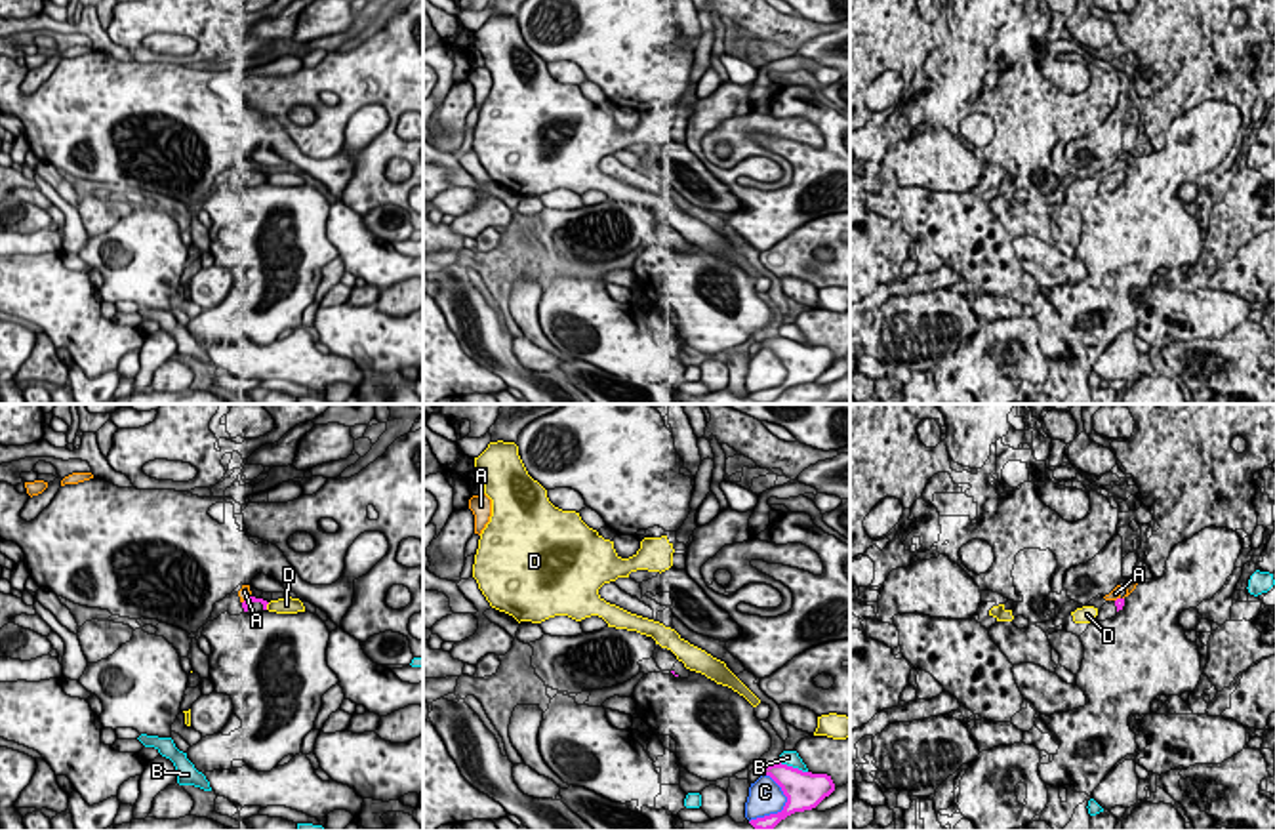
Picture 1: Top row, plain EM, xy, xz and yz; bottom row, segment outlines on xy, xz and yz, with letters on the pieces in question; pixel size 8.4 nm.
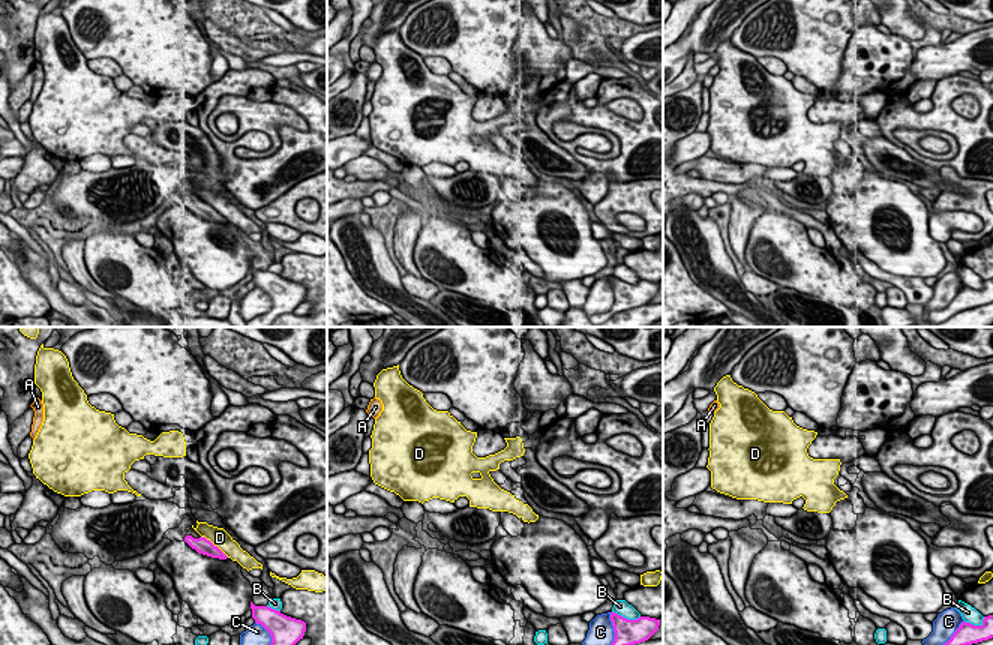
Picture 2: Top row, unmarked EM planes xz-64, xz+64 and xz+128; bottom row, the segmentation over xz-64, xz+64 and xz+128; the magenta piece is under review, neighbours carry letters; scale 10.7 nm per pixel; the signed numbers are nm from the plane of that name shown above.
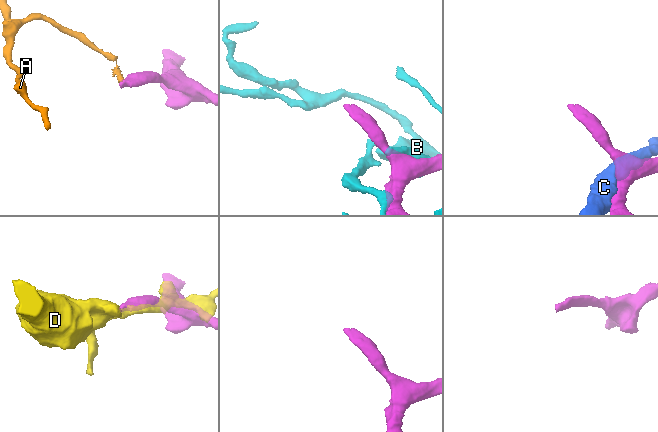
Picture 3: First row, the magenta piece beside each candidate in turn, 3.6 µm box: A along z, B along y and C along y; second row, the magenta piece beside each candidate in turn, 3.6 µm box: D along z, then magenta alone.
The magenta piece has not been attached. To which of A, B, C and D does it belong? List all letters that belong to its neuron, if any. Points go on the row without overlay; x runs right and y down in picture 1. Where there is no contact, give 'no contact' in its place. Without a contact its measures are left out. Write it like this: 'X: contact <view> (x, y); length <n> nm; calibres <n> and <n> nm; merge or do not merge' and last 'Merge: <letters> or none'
A: contact xy (246, 172); length 100 nm; calibres 70 and 90 nm; do not merge
B: contact xz (791, 340); length 260 nm; calibres 320 and 130 nm; do not merge
C: contact xz (784, 380); length 440 nm; calibres 320 and 280 nm; do not merge
D: contact xy (265, 180); length 70 nm; calibres 70 and 140 nm; do not merge
Merge: none

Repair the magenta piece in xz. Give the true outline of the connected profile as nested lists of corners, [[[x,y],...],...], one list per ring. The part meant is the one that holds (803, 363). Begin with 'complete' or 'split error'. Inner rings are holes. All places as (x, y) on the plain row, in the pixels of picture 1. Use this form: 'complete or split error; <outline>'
complete; [[[781,335],[764,339],[760,345],[781,360],[787,375],[778,387],[751,393],[749,396],[759,404],[770,404],[791,387],[816,381],[835,364],[835,356],[827,347],[802,345]]]

